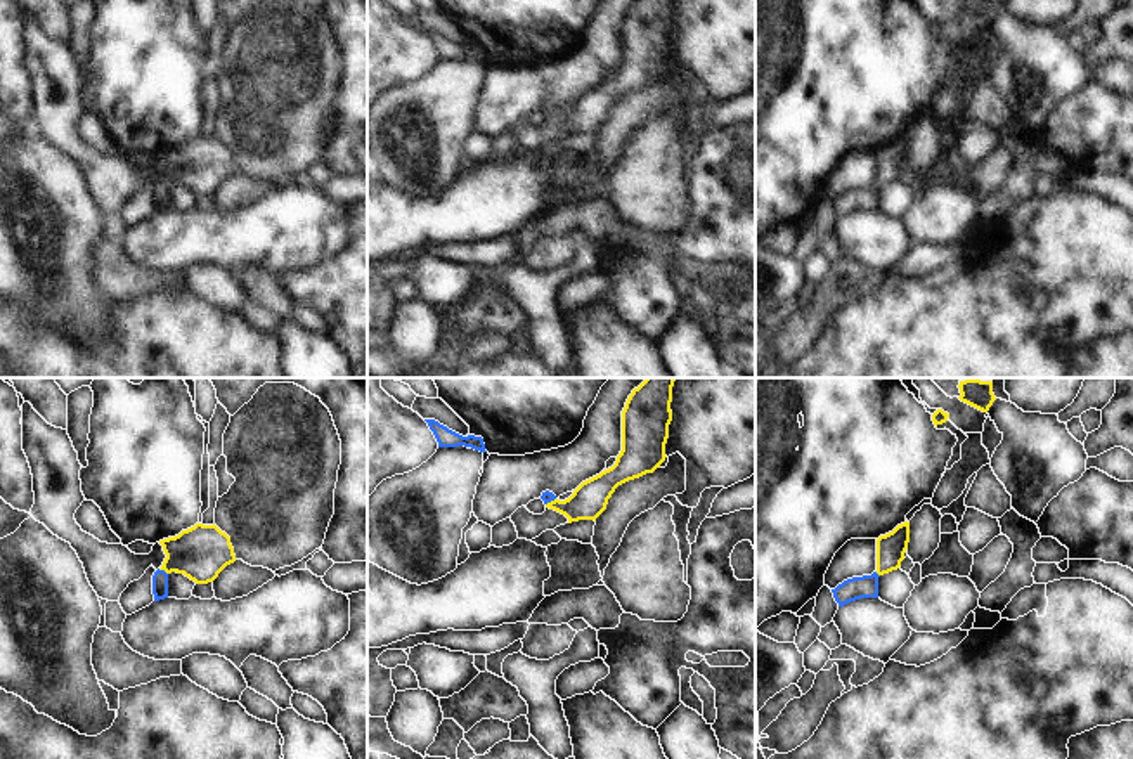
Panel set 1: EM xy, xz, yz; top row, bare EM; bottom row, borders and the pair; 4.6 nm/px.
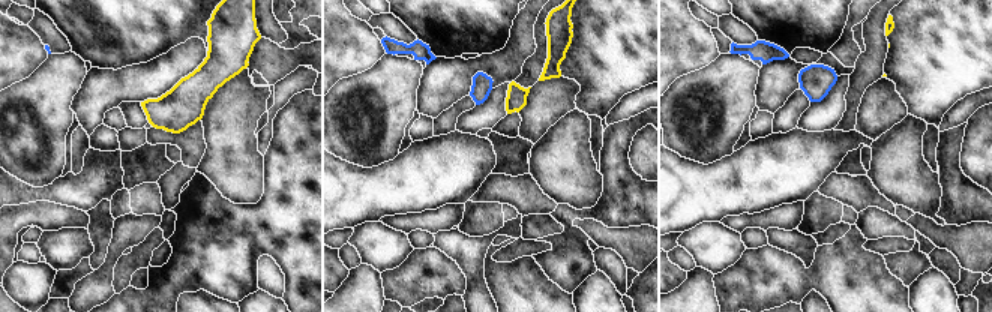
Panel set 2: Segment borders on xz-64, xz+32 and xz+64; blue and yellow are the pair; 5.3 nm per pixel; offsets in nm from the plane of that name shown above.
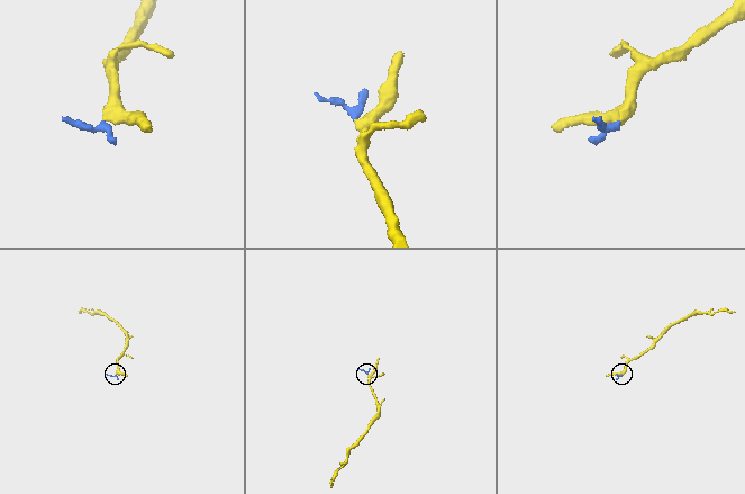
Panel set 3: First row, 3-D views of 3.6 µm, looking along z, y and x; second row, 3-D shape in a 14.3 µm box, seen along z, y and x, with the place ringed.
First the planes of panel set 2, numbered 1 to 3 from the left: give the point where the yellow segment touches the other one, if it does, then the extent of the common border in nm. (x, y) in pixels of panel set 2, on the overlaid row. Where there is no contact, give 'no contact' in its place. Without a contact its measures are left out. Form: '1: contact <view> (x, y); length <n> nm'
1: no contact
2: no contact
3: no contact

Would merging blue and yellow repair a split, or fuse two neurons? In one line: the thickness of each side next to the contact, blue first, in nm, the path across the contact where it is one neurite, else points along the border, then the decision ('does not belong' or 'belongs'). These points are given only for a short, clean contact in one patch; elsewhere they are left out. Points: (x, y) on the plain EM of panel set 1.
calibres 80 and 260 nm; way xy (160, 191), (163, 182), (186, 165), (201, 163); belongs

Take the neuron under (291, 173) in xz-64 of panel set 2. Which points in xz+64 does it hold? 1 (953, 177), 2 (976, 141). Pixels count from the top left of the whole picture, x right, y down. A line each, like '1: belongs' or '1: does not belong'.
1: belongs
2: does not belong

